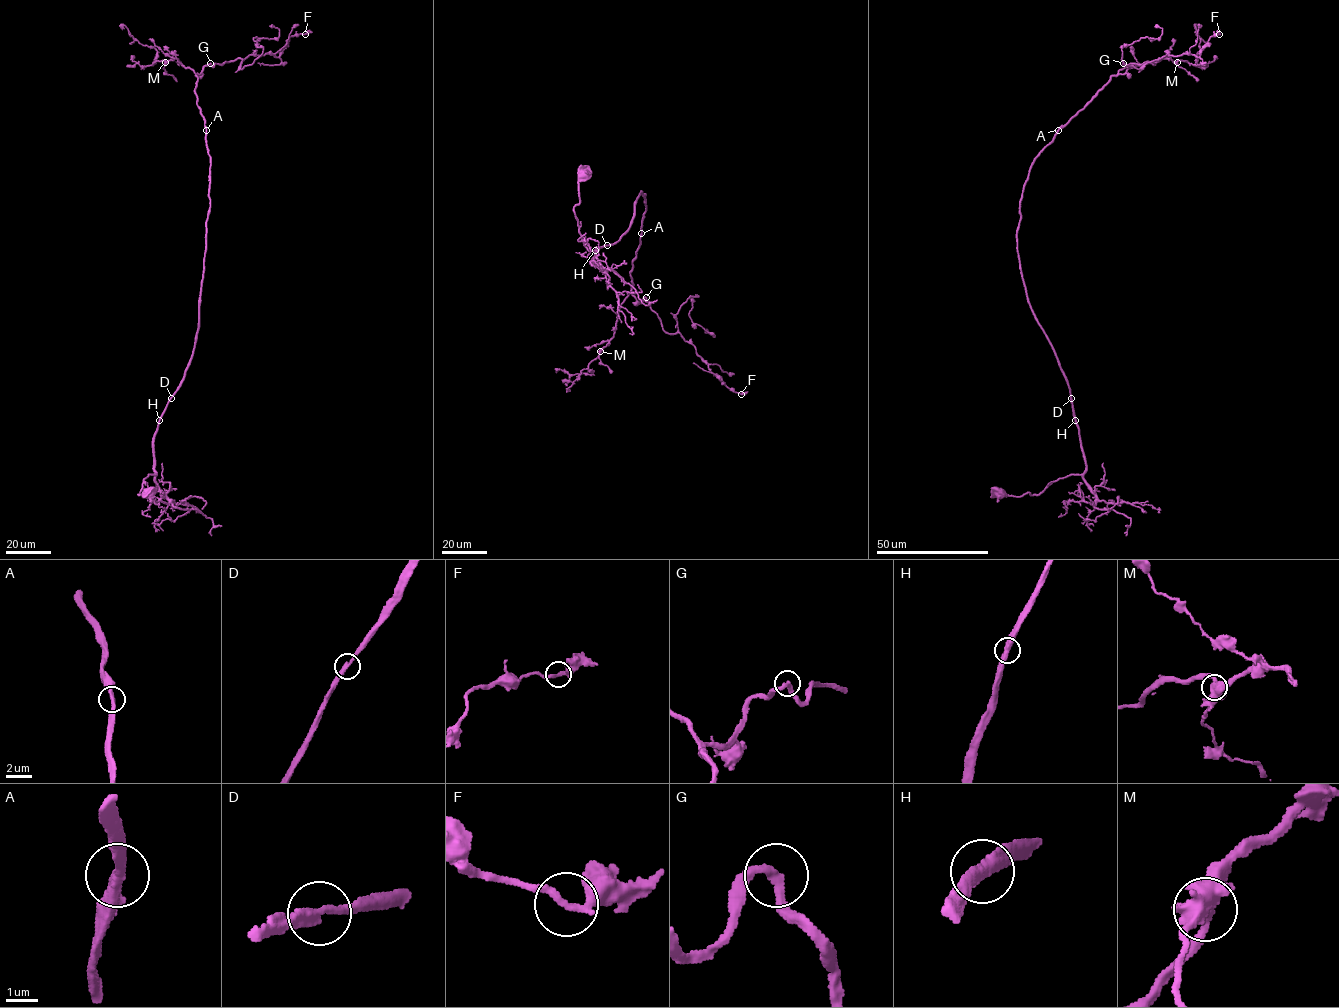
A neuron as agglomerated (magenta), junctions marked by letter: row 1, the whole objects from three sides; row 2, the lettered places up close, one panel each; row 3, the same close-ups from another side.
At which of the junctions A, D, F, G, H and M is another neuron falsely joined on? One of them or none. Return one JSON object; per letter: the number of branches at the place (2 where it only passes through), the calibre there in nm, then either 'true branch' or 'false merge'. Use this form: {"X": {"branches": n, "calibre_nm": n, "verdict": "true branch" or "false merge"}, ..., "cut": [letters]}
{"A": {"branches": 2, "calibre_nm": 360, "verdict": "true branch"}, "D": {"branches": 2, "calibre_nm": 280, "verdict": "true branch"}, "F": {"branches": 2, "calibre_nm": 240, "verdict": "true branch"}, "G": {"branches": 2, "calibre_nm": 280, "verdict": "true branch"}, "H": {"branches": 2, "calibre_nm": 400, "verdict": "true branch"}, "M": {"branches": 2, "calibre_nm": 550, "verdict": "true branch"}, "cut": []}

